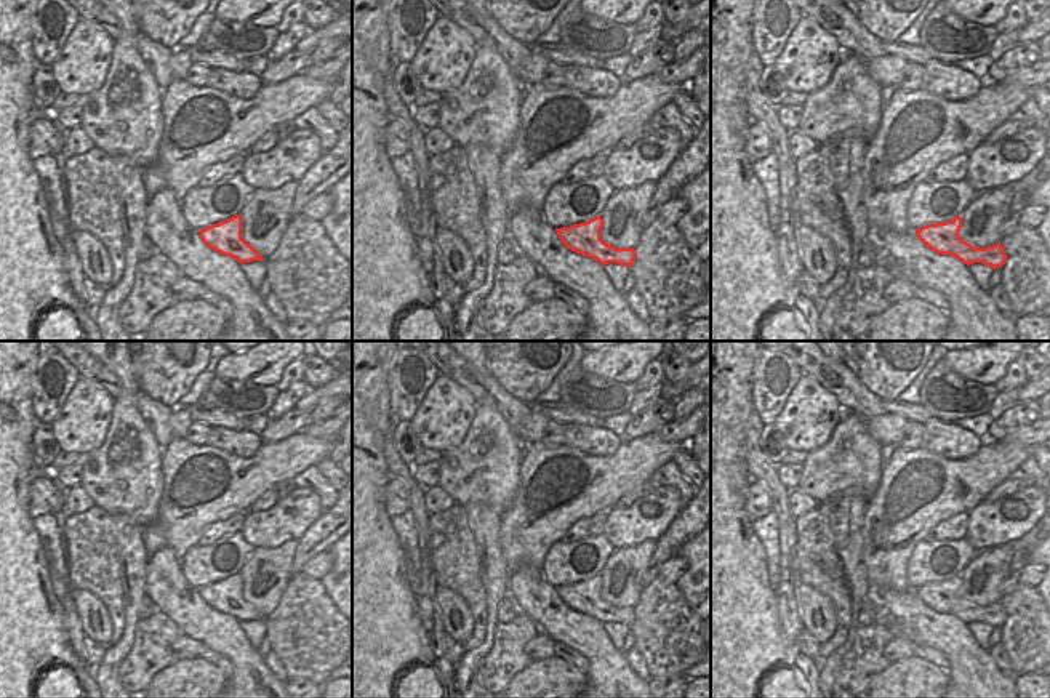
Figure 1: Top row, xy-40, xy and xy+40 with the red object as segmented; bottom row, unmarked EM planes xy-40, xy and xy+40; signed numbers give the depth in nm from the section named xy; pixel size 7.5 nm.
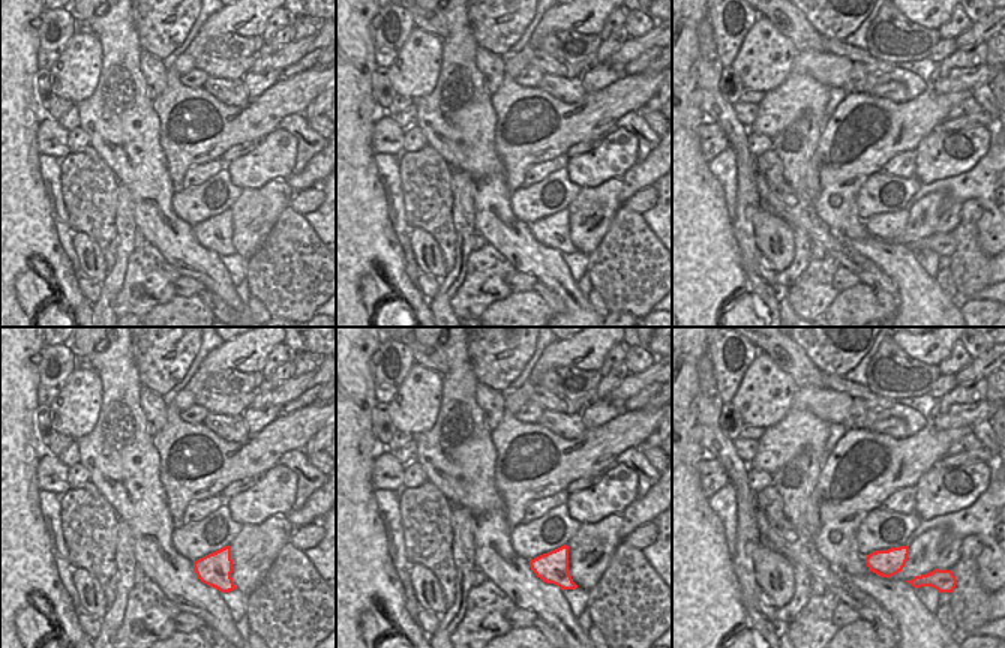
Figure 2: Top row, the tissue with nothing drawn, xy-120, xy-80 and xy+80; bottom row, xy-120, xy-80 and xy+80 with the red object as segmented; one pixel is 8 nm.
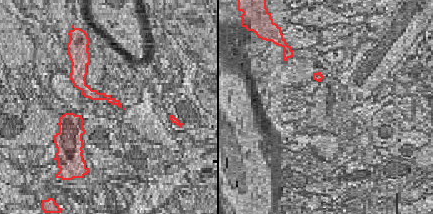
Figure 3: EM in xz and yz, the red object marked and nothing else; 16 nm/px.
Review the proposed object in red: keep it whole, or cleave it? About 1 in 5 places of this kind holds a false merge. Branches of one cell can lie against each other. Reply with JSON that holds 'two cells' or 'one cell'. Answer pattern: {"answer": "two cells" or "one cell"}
{"answer": "one cell"}

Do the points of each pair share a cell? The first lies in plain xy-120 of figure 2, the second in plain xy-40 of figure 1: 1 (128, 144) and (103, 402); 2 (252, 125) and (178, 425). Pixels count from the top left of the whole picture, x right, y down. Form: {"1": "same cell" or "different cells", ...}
{"1": "different cells", "2": "different cells"}

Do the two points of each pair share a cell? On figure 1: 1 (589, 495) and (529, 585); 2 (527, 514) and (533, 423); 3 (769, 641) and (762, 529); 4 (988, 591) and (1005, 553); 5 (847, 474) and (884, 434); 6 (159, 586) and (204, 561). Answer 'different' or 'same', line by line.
1: different
2: different
3: different
4: same
5: different
6: different

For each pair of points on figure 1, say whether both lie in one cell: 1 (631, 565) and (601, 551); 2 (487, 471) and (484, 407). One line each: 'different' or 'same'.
1: different
2: same

